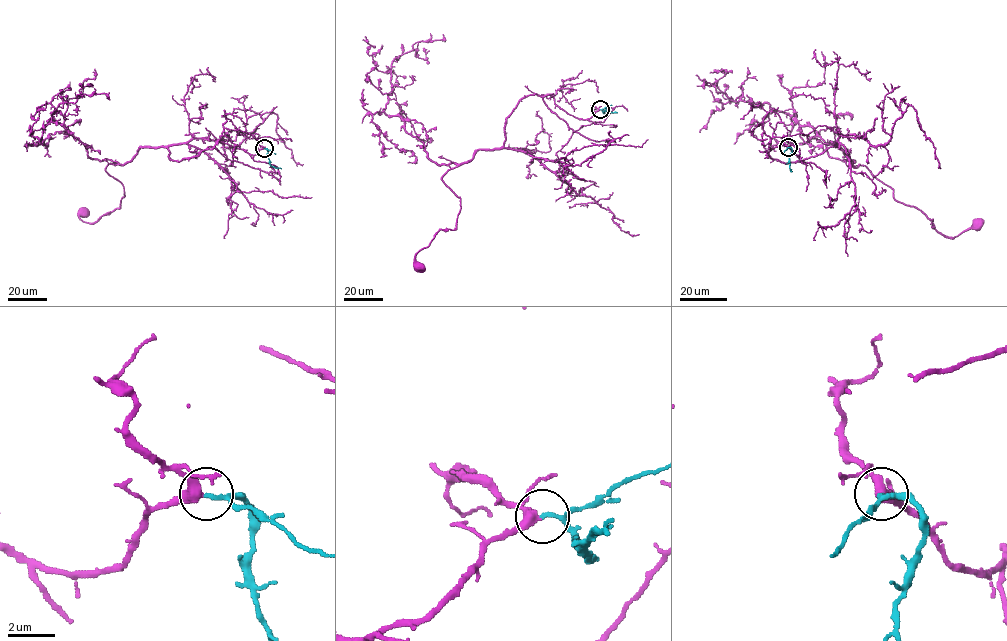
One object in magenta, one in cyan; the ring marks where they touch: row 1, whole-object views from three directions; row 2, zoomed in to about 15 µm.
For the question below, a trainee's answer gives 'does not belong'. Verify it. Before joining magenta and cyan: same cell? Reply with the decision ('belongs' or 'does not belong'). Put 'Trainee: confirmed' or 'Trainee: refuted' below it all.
belongs
Trainee: refuted

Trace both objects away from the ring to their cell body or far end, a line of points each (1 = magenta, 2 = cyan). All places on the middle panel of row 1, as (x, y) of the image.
1: (599, 109), (582, 119), (551, 94), (523, 97), (500, 147), (442, 177), (460, 198), (456, 229), (418, 265)
2: (600, 109), (603, 113), (617, 113)

